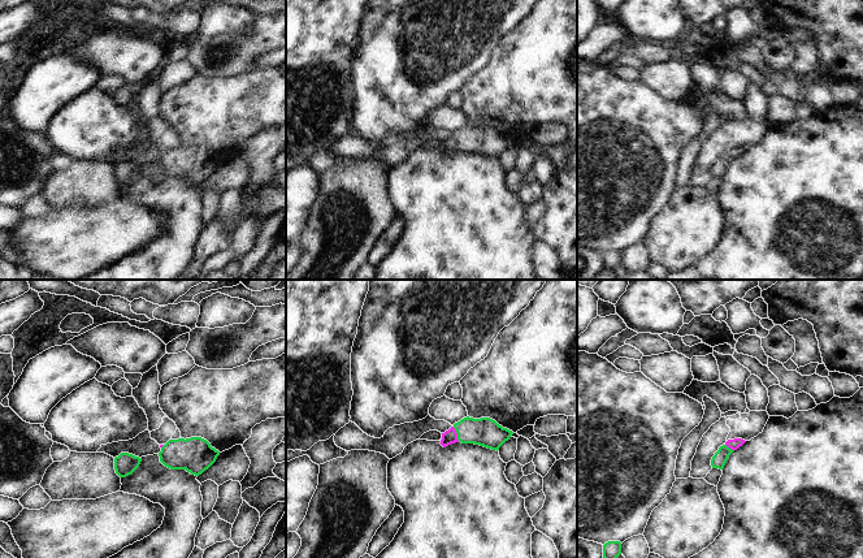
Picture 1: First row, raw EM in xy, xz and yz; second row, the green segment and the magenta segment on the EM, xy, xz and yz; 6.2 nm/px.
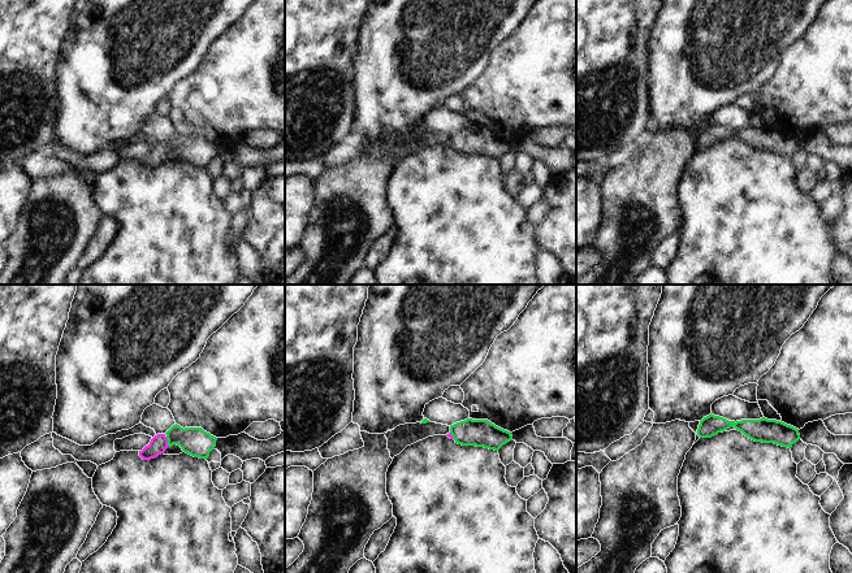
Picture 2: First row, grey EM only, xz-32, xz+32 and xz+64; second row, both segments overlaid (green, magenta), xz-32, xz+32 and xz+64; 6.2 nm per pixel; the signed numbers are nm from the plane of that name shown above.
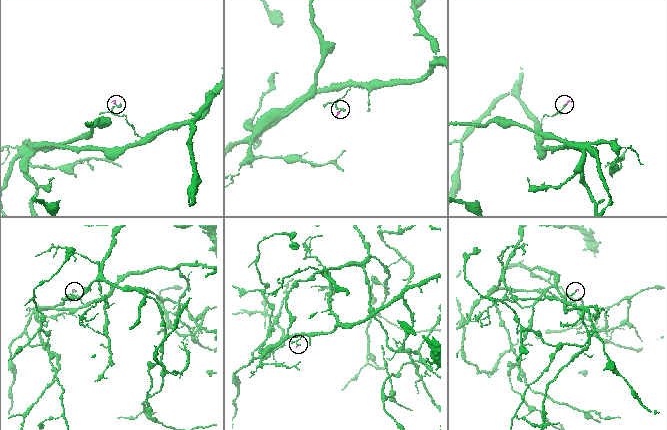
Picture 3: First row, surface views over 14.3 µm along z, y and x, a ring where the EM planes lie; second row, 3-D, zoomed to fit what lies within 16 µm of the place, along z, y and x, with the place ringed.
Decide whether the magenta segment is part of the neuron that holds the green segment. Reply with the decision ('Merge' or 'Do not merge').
Merge.

